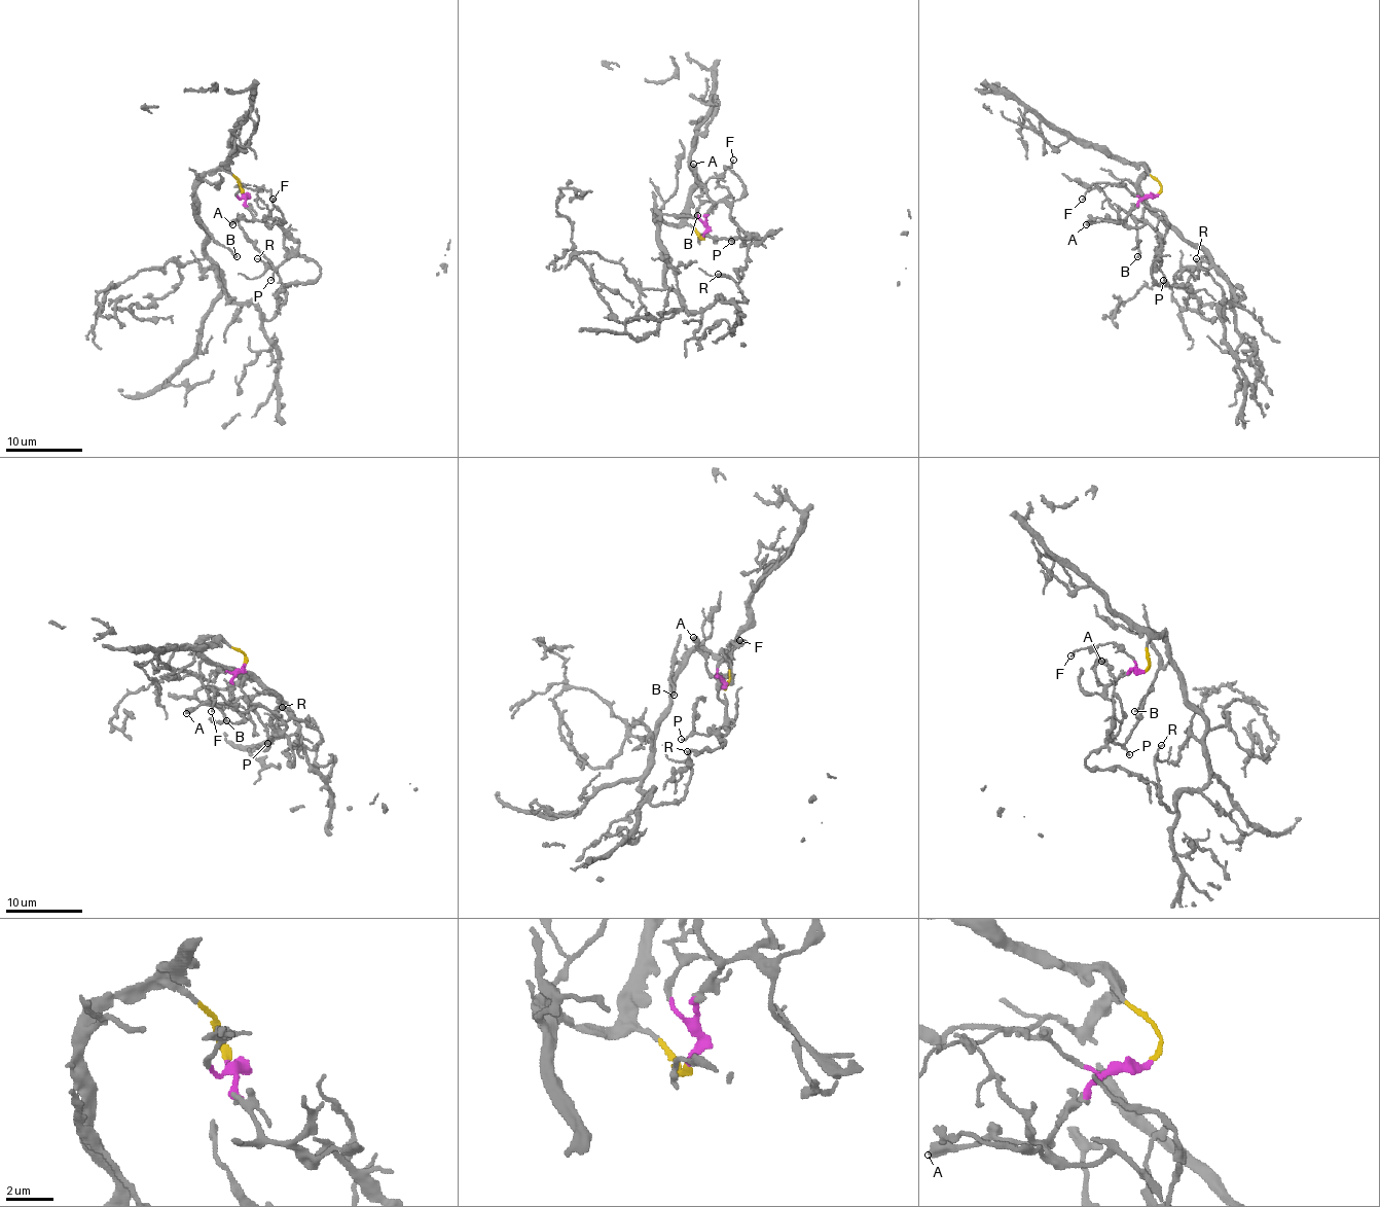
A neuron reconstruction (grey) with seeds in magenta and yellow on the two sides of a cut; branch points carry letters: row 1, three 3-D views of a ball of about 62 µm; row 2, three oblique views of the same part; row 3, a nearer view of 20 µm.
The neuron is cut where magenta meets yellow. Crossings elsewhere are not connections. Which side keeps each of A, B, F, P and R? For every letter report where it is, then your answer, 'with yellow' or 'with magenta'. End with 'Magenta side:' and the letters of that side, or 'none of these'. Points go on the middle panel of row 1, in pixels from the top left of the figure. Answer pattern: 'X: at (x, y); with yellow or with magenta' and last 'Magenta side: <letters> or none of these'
A: at (693, 164); with magenta
B: at (697, 215); with yellow
F: at (733, 160); with magenta
P: at (731, 241); with magenta
R: at (718, 274); with yellow
Magenta side: A, F, P

